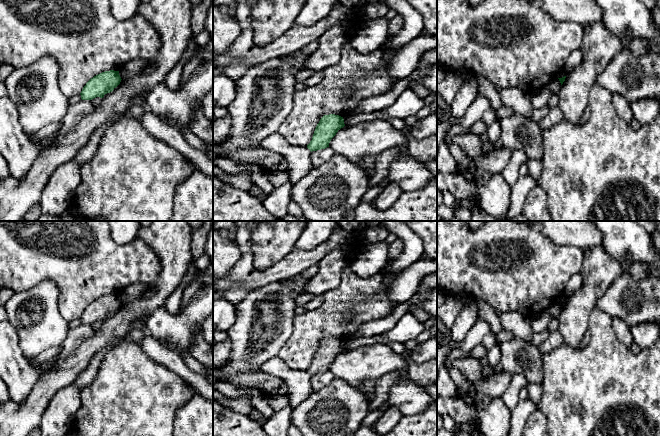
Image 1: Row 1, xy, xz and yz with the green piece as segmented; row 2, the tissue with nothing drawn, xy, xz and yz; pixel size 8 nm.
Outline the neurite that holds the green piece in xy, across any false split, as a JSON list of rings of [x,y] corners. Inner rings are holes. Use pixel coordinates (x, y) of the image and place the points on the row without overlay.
[[[105,295],[91,302],[83,311],[80,319],[82,324],[92,324],[96,321],[103,322],[112,316],[121,306],[119,295]]]

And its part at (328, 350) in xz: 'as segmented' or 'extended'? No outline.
as segmented

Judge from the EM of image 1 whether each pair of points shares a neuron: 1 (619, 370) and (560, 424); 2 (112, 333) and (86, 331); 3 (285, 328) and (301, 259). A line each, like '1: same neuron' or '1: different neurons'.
1: same neuron
2: different neurons
3: different neurons

